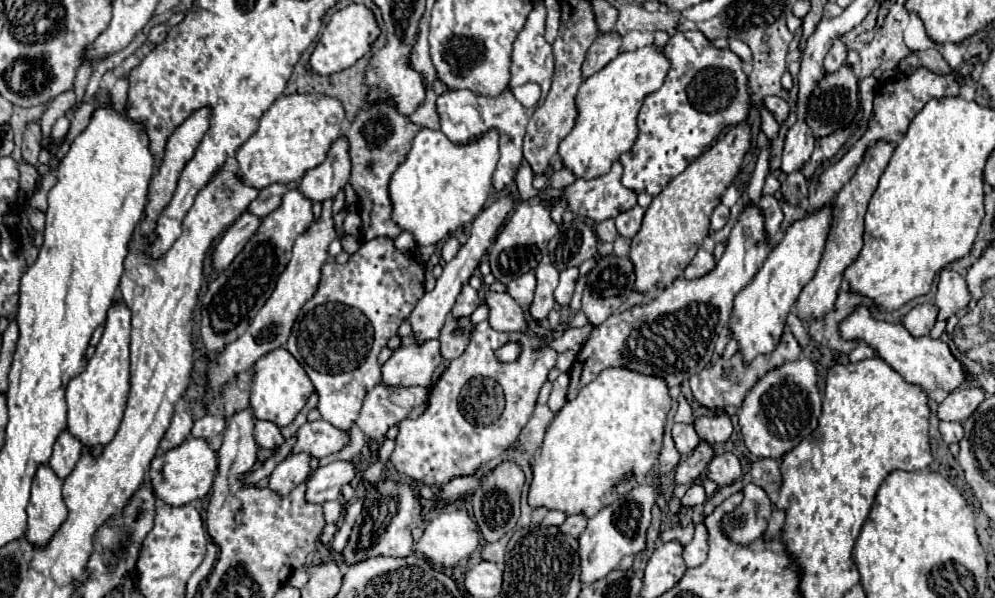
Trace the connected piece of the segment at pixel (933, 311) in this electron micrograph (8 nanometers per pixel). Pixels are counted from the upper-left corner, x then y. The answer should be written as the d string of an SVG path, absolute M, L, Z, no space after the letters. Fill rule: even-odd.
M922 303L916 305L906 317L904 317L904 327L914 335L914 337L922 337L922 335L930 335L930 329L934 327L938 317L938 307L934 303Z

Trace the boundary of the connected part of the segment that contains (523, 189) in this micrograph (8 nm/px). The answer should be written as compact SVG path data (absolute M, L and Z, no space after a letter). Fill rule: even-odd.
M521 165L518 169L518 173L515 177L515 182L520 193L521 201L528 201L533 197L540 197L549 203L553 203L555 200L552 196L544 193L540 193L532 186L534 174L529 165Z

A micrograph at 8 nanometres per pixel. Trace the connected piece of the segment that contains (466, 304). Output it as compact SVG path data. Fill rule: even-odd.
M464 285L462 287L462 293L456 299L456 305L454 305L452 315L454 317L470 317L478 309L480 303L482 303L482 299L480 299L478 291L472 289L470 285Z

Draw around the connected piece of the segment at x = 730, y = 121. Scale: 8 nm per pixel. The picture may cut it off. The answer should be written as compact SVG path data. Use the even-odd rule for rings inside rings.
M682 31L670 37L664 47L664 55L670 59L666 81L656 93L644 99L644 105L638 113L640 135L634 147L620 157L620 163L624 165L622 185L634 189L636 193L648 193L654 197L716 141L716 131L746 121L750 111L748 75L742 69L742 59L730 49L716 49L700 31Z

